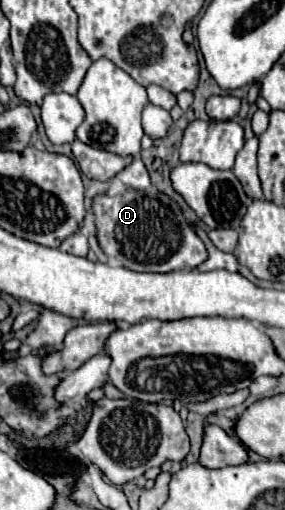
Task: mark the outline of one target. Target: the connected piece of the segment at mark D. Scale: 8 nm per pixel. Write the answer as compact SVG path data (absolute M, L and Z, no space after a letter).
M125 191L119 195L101 193L91 201L95 213L97 241L103 253L119 265L141 273L171 273L181 269L195 269L207 261L207 249L195 227L187 221L183 209L165 193Z

